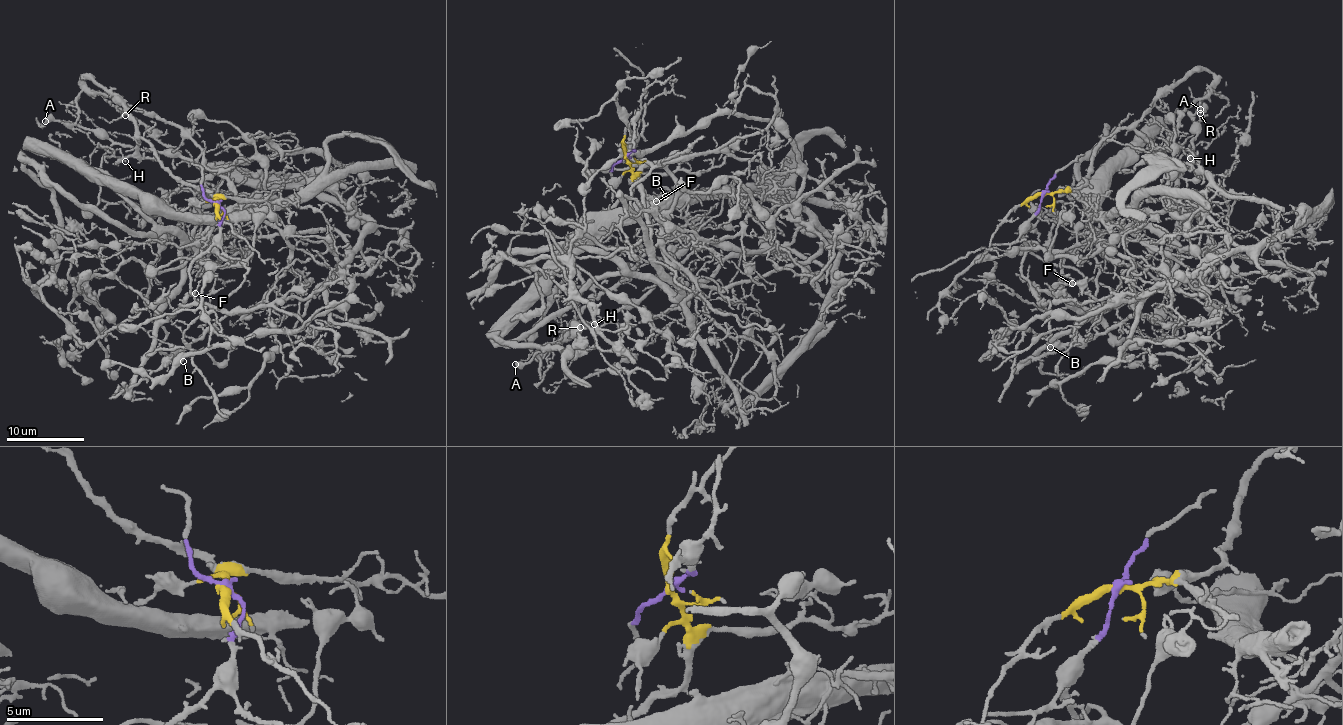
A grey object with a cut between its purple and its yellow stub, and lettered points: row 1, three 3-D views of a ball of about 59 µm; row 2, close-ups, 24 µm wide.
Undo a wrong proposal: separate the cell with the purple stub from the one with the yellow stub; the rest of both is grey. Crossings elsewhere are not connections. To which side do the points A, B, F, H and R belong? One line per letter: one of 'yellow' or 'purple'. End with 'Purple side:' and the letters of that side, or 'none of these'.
A: yellow
B: purple
F: purple
H: yellow
R: yellow
Purple side: B, F

